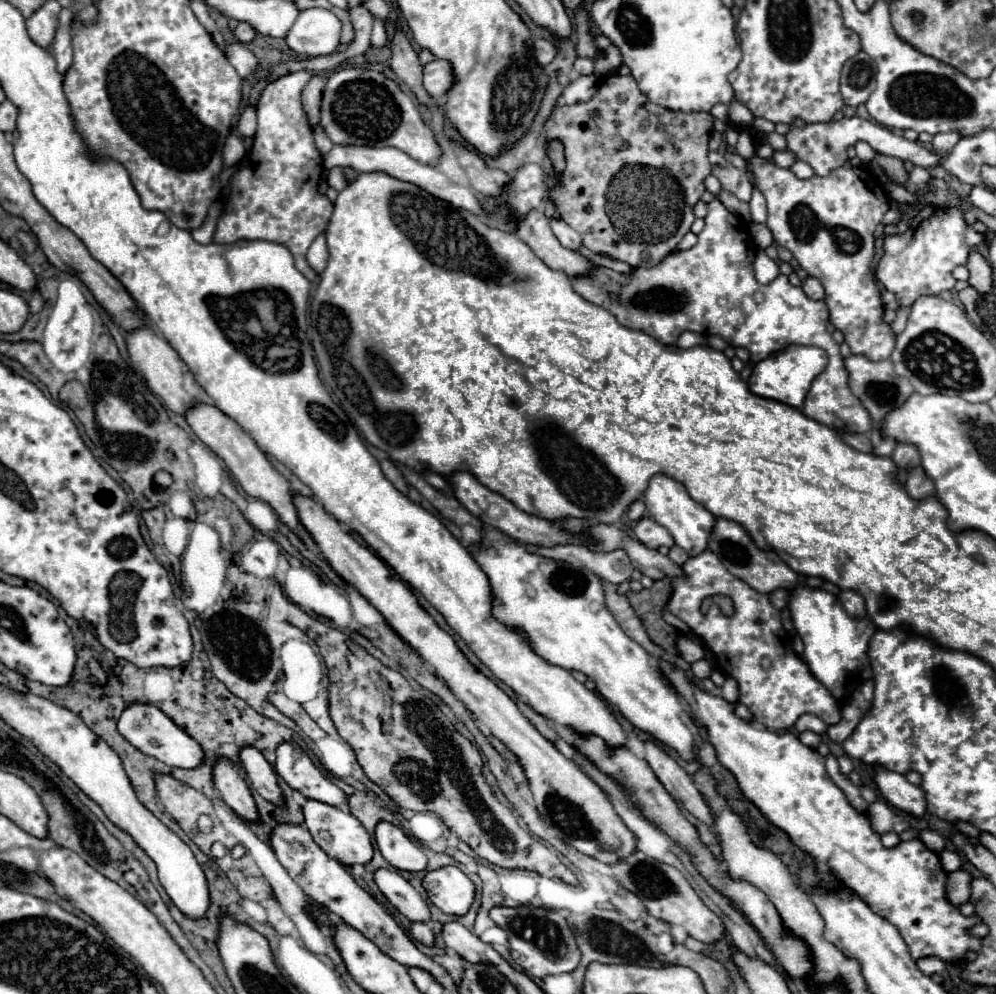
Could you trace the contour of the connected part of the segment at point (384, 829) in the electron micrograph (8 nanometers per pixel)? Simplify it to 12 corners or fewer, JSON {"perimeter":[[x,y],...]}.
{"perimeter":[[382,820],[374,836],[394,868],[420,872],[426,854],[398,826]]}

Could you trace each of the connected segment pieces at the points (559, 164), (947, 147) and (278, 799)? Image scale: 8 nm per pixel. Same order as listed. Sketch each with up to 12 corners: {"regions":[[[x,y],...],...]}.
{"regions":[[[558,140],[550,142],[548,156],[556,172],[564,170],[564,152]],[[958,132],[936,134],[932,142],[938,156],[950,154],[958,144]],[[242,746],[240,762],[260,796],[282,804],[276,772],[260,750]]]}

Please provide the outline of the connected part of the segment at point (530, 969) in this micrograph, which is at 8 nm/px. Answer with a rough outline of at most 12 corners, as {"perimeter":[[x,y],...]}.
{"perimeter":[[496,906],[490,918],[528,976],[572,972],[580,950],[562,912]]}

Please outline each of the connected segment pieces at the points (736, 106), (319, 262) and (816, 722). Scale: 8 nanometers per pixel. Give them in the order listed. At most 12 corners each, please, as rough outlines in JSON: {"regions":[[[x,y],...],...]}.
{"regions":[[[736,100],[730,104],[730,122],[750,126],[754,114]],[[326,236],[312,242],[308,262],[322,272],[328,258]],[[802,714],[794,728],[824,734],[826,726],[814,714]]]}

